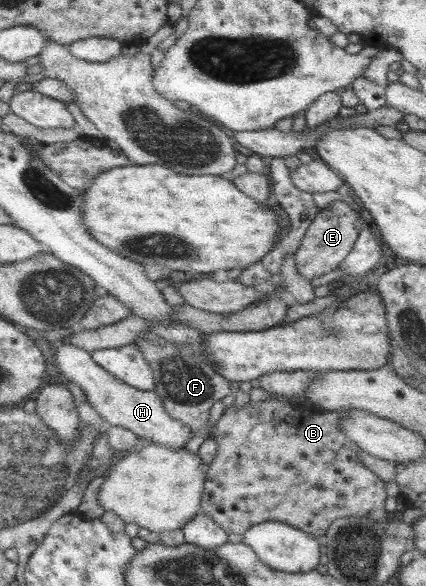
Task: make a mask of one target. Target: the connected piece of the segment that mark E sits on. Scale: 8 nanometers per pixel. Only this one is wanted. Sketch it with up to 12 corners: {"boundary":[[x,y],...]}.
{"boundary":[[343,201],[318,211],[294,254],[311,280],[335,270],[366,216]]}

